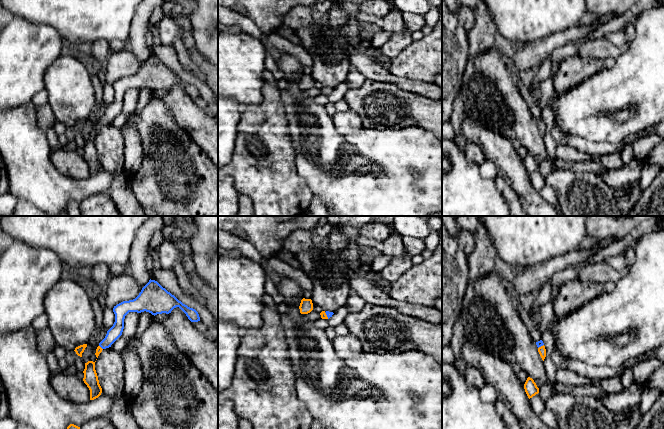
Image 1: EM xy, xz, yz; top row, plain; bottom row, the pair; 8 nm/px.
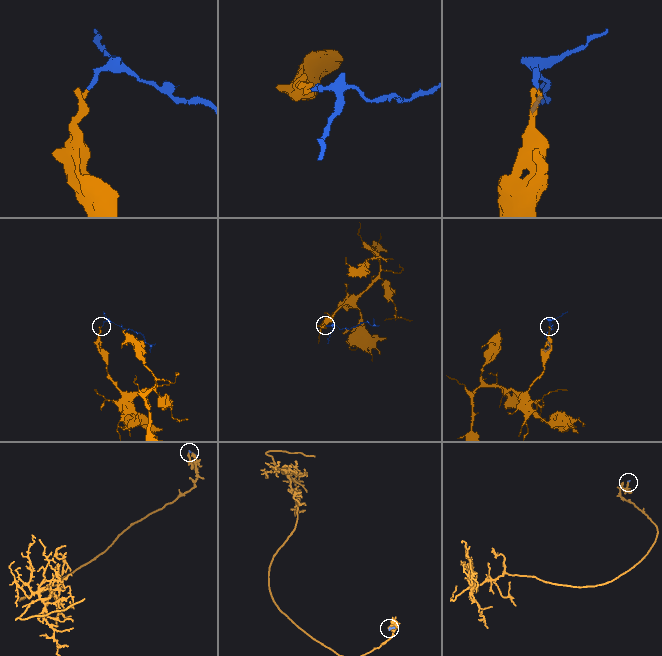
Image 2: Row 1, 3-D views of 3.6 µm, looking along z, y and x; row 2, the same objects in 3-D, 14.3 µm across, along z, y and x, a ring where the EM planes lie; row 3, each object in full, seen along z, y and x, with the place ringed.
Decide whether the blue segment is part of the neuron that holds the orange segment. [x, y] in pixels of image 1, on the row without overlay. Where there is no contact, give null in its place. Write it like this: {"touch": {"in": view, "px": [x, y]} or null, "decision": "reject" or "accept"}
{"touch": {"in": "xz", "px": [326, 91]}, "decision": "accept"}

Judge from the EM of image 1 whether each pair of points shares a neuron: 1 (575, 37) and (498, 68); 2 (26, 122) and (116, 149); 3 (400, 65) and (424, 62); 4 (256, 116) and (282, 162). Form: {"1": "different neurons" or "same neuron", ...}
{"1": "different neurons", "2": "different neurons", "3": "same neuron", "4": "same neuron"}

